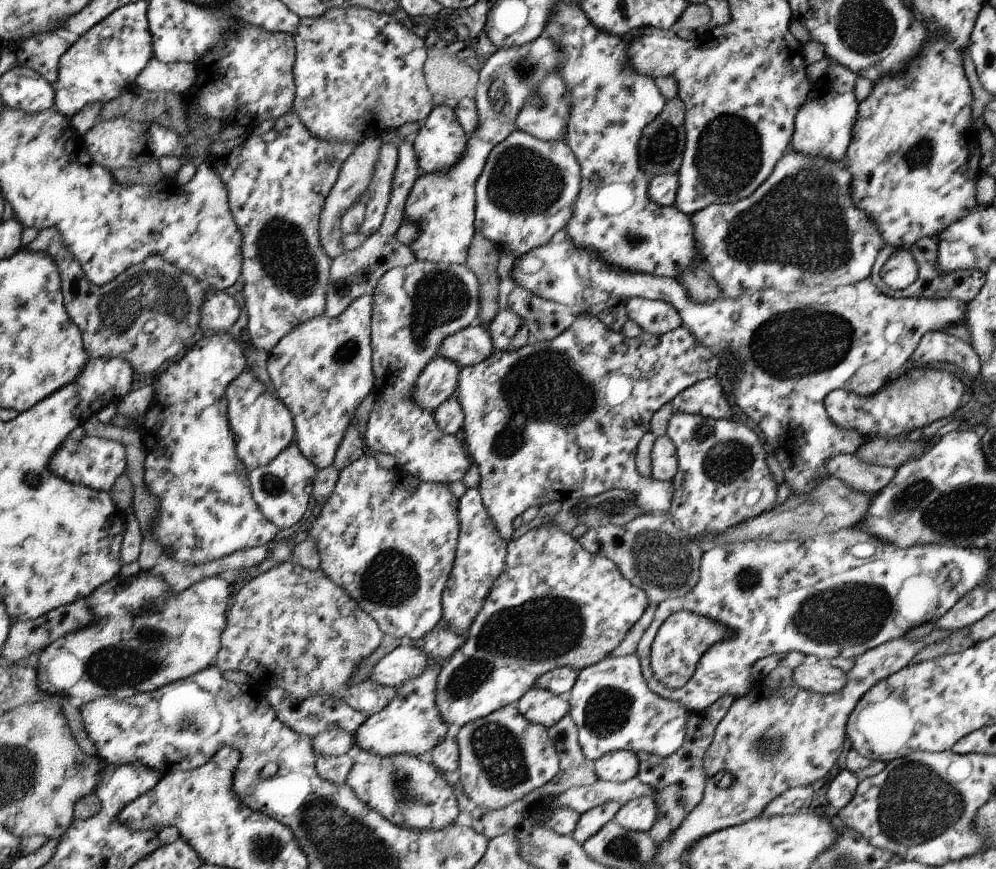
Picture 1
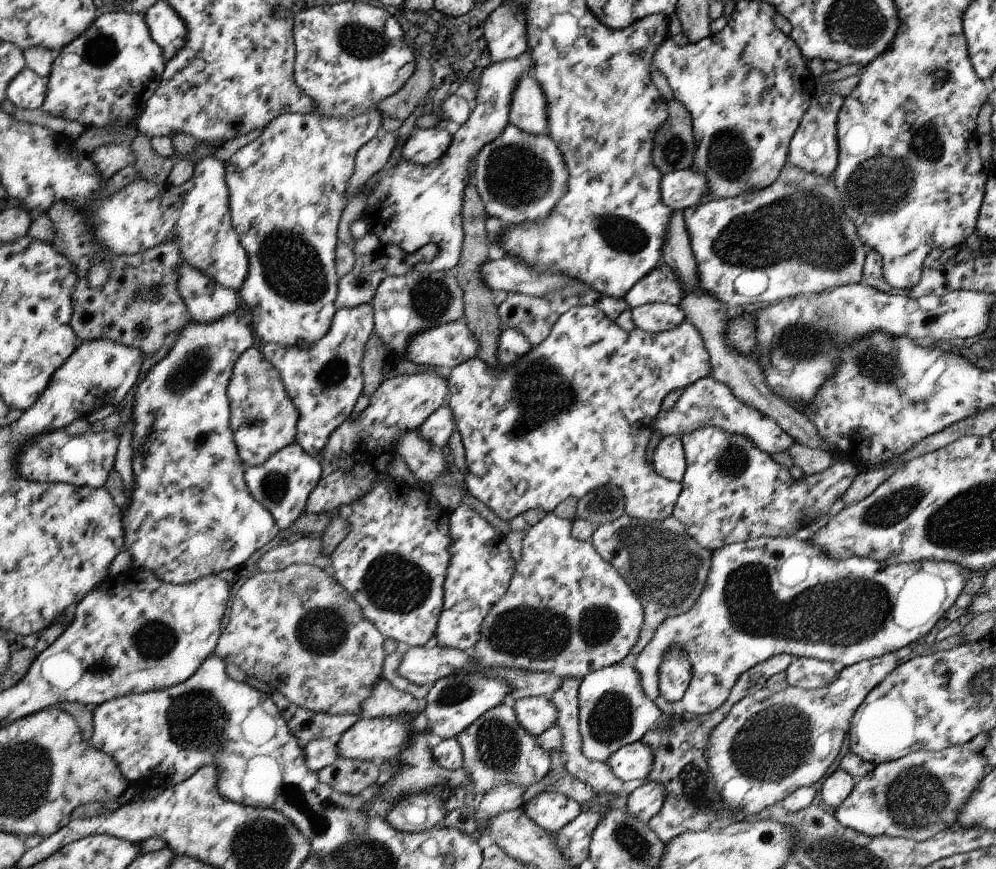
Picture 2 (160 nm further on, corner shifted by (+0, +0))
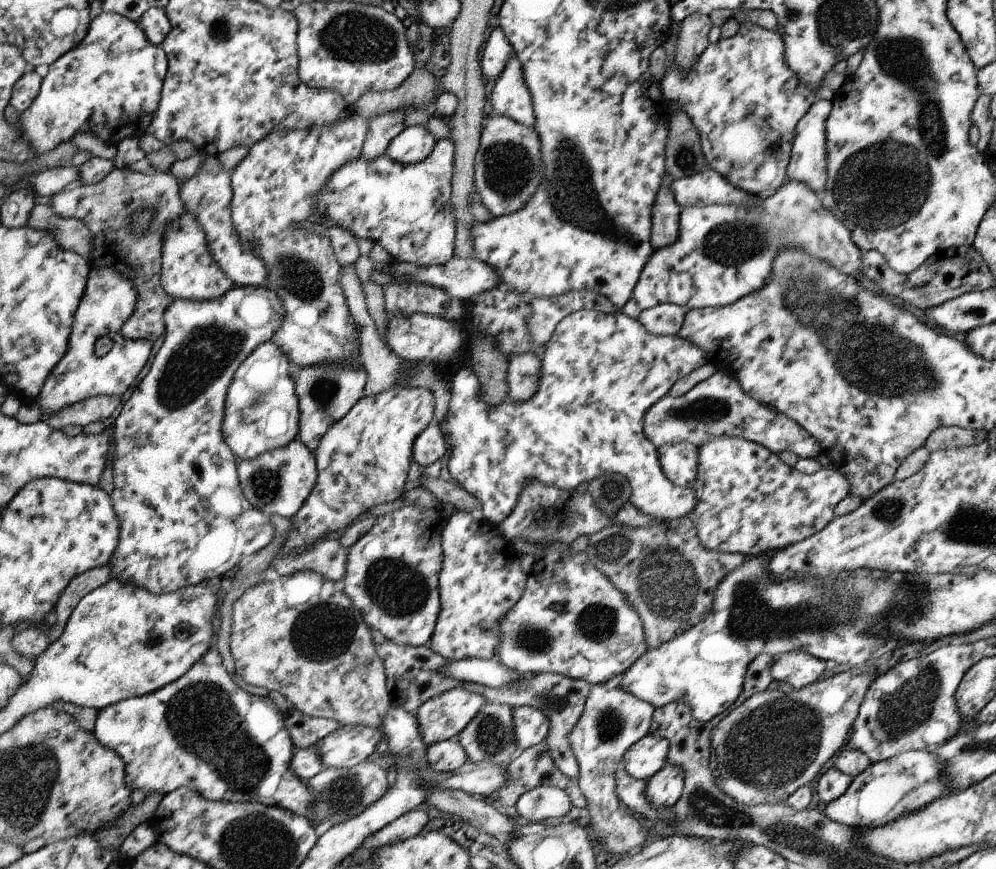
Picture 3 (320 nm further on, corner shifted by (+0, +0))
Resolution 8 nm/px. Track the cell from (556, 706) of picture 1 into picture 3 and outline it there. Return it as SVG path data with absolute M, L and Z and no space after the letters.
M529 704L514 707L515 741L519 751L535 747L550 734L550 717L544 708L535 709Z

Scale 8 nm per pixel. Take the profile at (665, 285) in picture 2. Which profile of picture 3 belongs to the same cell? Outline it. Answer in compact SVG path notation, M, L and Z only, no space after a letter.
M789 181L786 184L783 184L782 187L779 188L778 191L776 191L776 194L774 196L768 197L768 198L760 198L759 200L761 204L758 207L745 207L742 205L704 205L700 207L681 207L680 216L679 216L679 233L678 238L673 243L670 243L669 245L663 246L662 248L655 249L654 254L651 256L650 260L646 264L646 269L642 272L639 278L639 282L636 283L635 290L634 290L634 300L638 303L638 306L641 308L641 310L651 309L654 308L656 305L661 305L664 303L672 303L680 305L682 308L685 308L687 311L692 309L703 309L706 307L723 307L729 304L734 304L738 299L742 299L743 296L752 294L752 292L757 291L759 288L762 288L764 284L766 284L769 281L769 276L771 274L771 264L774 263L774 260L777 258L777 252L782 247L802 247L807 253L810 253L811 255L820 257L821 259L824 259L827 263L832 263L837 269L840 269L841 271L844 271L845 273L848 273L852 276L858 276L860 275L861 278L863 277L863 274L861 272L861 266L862 264L862 257L861 257L861 250L855 245L855 241L852 240L851 237L851 231L845 225L841 220L838 220L824 205L822 201L822 197L818 196L815 192L812 192L812 189L809 189L807 185L804 183L798 182L798 181Z

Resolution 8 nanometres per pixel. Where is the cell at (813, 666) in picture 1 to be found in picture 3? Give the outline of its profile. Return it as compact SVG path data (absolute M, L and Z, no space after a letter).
M788 651L774 658L770 674L773 679L791 684L794 689L801 689L816 682L826 665L825 661L806 651Z

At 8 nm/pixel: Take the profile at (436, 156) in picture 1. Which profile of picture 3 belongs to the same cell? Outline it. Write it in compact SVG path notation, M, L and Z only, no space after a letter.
M411 126L391 140L385 155L393 161L400 161L400 164L416 164L431 154L437 142L428 128Z

